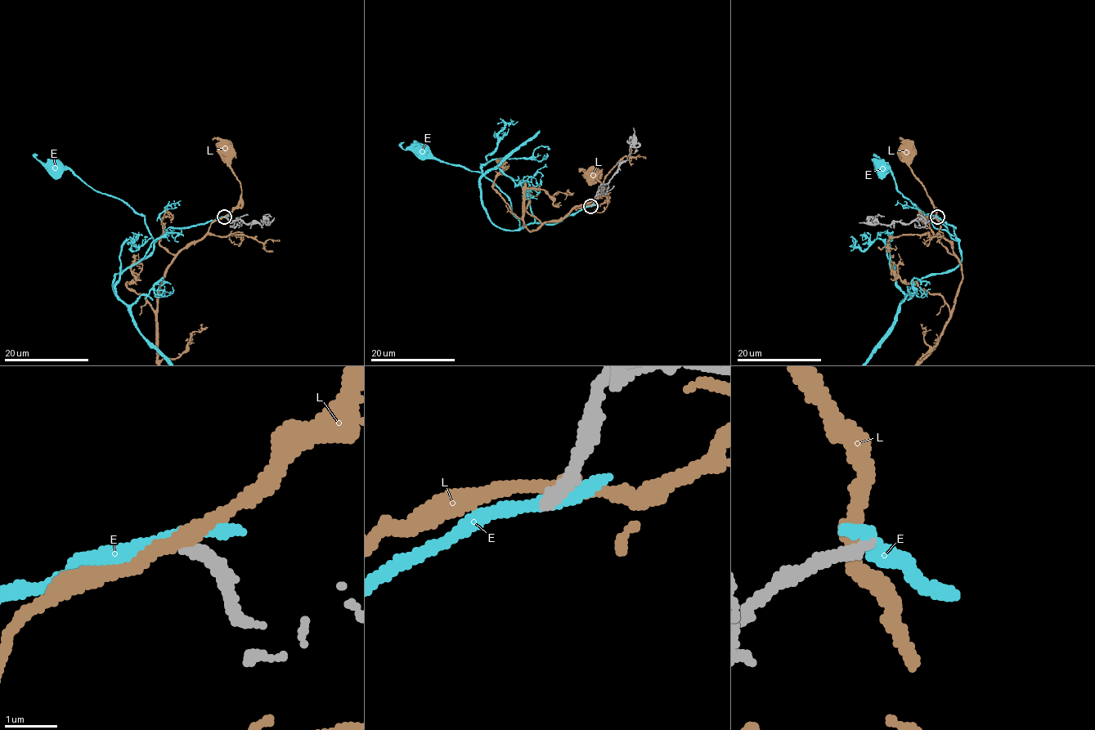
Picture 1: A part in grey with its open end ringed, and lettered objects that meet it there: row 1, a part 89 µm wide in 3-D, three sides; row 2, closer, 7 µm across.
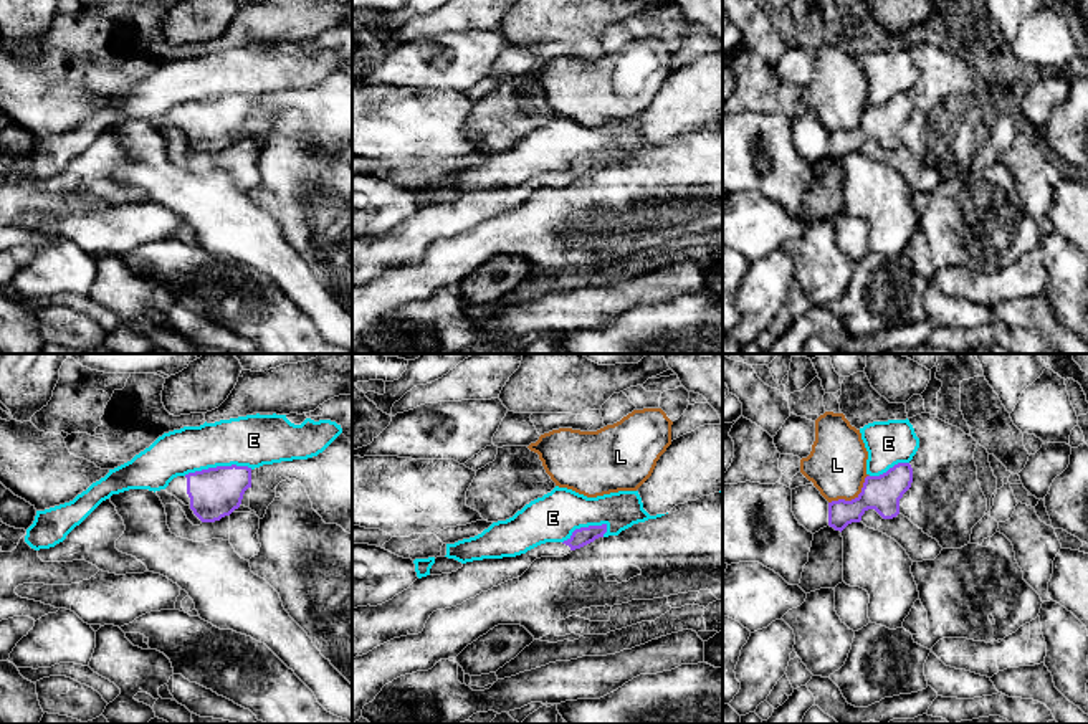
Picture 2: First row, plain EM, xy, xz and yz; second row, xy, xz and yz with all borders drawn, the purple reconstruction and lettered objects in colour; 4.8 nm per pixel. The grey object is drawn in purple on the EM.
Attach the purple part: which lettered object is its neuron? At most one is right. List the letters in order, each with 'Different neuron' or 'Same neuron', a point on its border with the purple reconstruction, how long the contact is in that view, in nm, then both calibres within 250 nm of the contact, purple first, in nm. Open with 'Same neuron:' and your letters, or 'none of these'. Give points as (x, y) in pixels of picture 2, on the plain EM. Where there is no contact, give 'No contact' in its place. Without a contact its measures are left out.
Same neuron: none of these
E: Different neuron. Touches purple at xy (217, 96). Shared border 340 nm. Thickness 240 nm (purple) against 260 nm
L: Different neuron. Touches purple at yz (852, 129). Shared border 240 nm. Thickness 180 nm (purple) against 280 nm

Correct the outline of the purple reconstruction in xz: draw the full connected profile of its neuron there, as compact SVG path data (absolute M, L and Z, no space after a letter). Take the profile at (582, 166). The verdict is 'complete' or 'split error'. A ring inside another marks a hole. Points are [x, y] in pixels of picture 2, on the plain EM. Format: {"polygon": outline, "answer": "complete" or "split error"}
{"polygon": "M607 154L580 157L564 172L546 172L526 183L463 193L451 203L417 208L407 220L377 236L352 238L352 288L400 266L418 264L437 240L451 238L521 207L541 187L564 187L607 162Z", "answer": "split error"}

